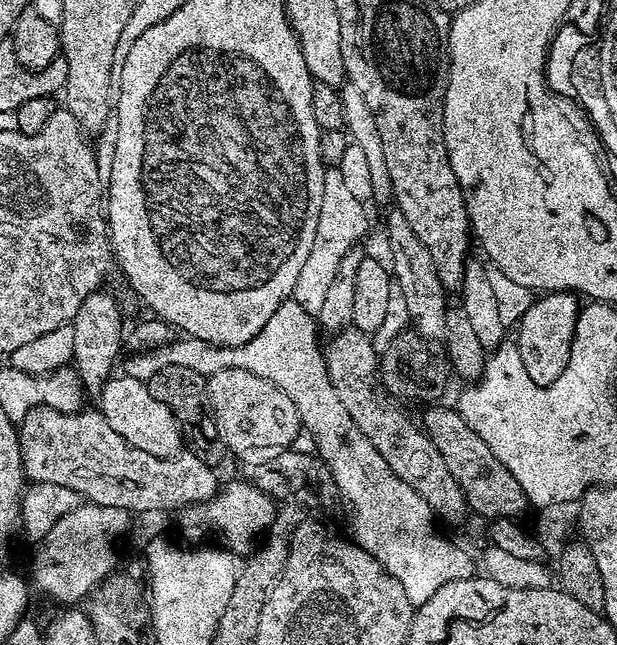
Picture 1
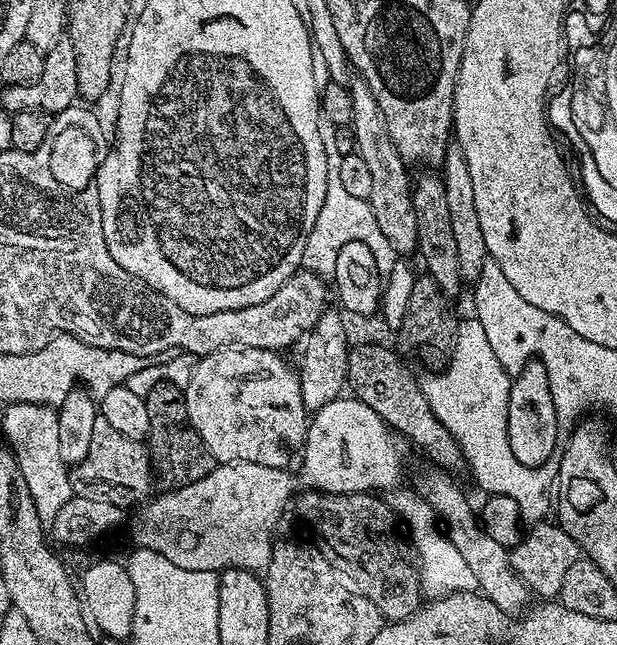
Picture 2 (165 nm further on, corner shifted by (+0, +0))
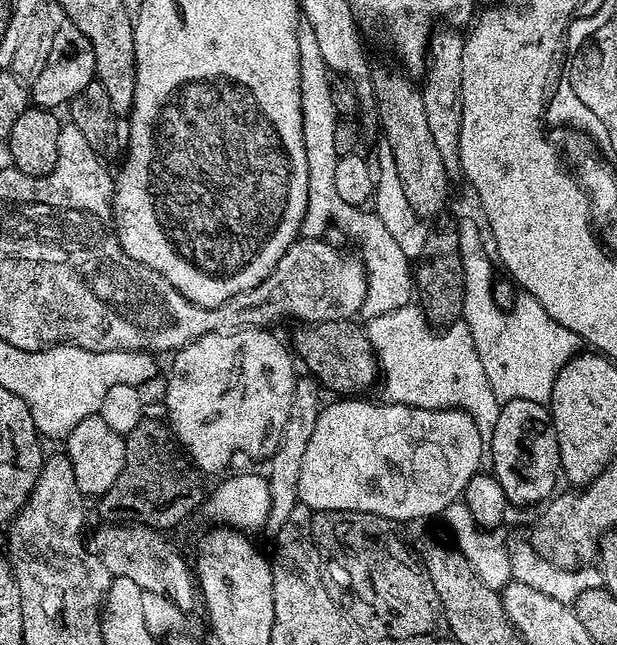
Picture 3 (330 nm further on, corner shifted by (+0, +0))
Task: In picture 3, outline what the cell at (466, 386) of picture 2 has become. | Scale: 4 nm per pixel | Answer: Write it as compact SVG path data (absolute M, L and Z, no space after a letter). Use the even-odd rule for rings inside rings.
M410 303L402 306L402 310L390 310L390 314L382 314L367 321L366 331L370 346L376 351L378 376L382 384L384 380L384 392L388 395L385 397L391 403L415 408L461 408L466 414L470 414L470 418L474 418L474 426L478 426L485 438L491 437L498 401L490 390L486 370L482 370L482 358L478 358L474 338L463 319L456 319L443 330L434 330L423 309L415 303Z

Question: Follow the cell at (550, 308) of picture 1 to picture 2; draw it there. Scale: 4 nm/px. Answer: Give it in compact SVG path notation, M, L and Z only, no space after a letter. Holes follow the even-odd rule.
M533 358L521 372L515 373L508 399L508 441L514 458L522 466L537 468L553 459L557 451L556 439L562 432L554 410L551 382L547 377L548 364L539 358Z

